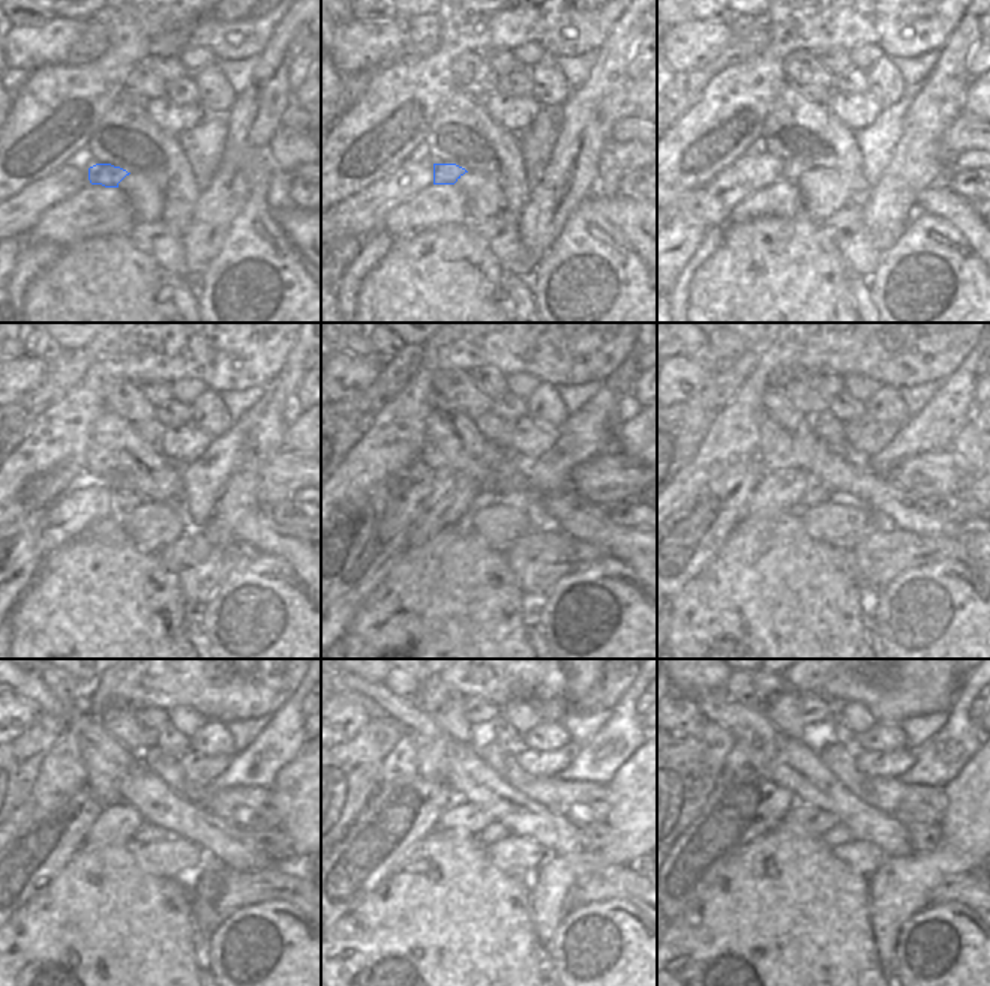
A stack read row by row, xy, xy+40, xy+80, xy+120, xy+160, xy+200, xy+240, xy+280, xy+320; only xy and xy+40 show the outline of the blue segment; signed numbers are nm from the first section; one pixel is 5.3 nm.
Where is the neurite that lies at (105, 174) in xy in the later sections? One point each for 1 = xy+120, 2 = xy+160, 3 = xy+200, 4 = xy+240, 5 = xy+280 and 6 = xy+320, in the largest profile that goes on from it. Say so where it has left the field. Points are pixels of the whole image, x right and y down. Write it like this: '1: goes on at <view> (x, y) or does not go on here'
1: goes on at xy+120 (123, 502)
2: goes on at xy+160 (482, 497)
3: goes on at xy+200 (816, 494)
4: goes on at xy+240 (147, 833)
5: goes on at xy+280 (494, 832)
6: goes on at xy+320 (840, 835)

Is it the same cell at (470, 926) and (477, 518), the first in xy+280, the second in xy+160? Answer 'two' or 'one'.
two

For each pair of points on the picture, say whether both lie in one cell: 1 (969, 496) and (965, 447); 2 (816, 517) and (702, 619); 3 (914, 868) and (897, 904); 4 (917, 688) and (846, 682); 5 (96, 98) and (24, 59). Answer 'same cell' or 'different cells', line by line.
1: same cell
2: different cells
3: same cell
4: same cell
5: different cells

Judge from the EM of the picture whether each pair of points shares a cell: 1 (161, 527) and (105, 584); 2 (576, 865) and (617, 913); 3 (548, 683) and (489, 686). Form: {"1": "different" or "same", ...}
{"1": "different", "2": "different", "3": "same"}

